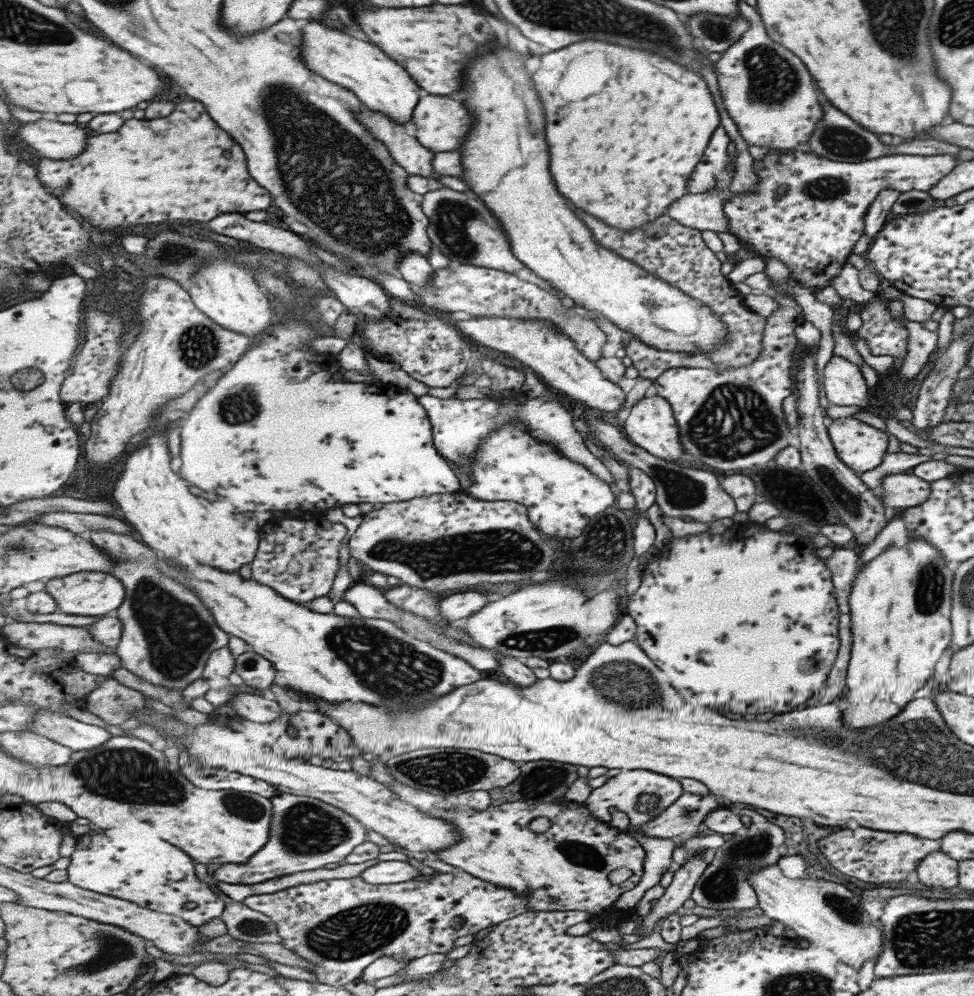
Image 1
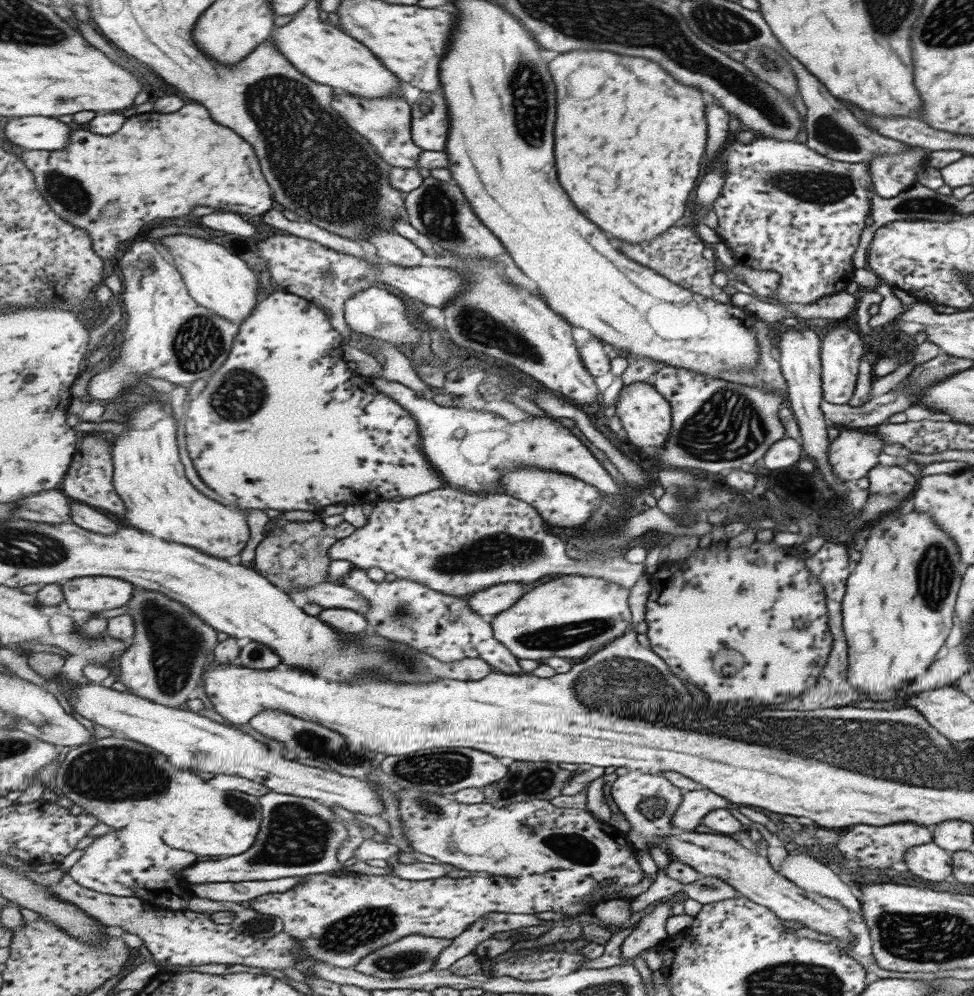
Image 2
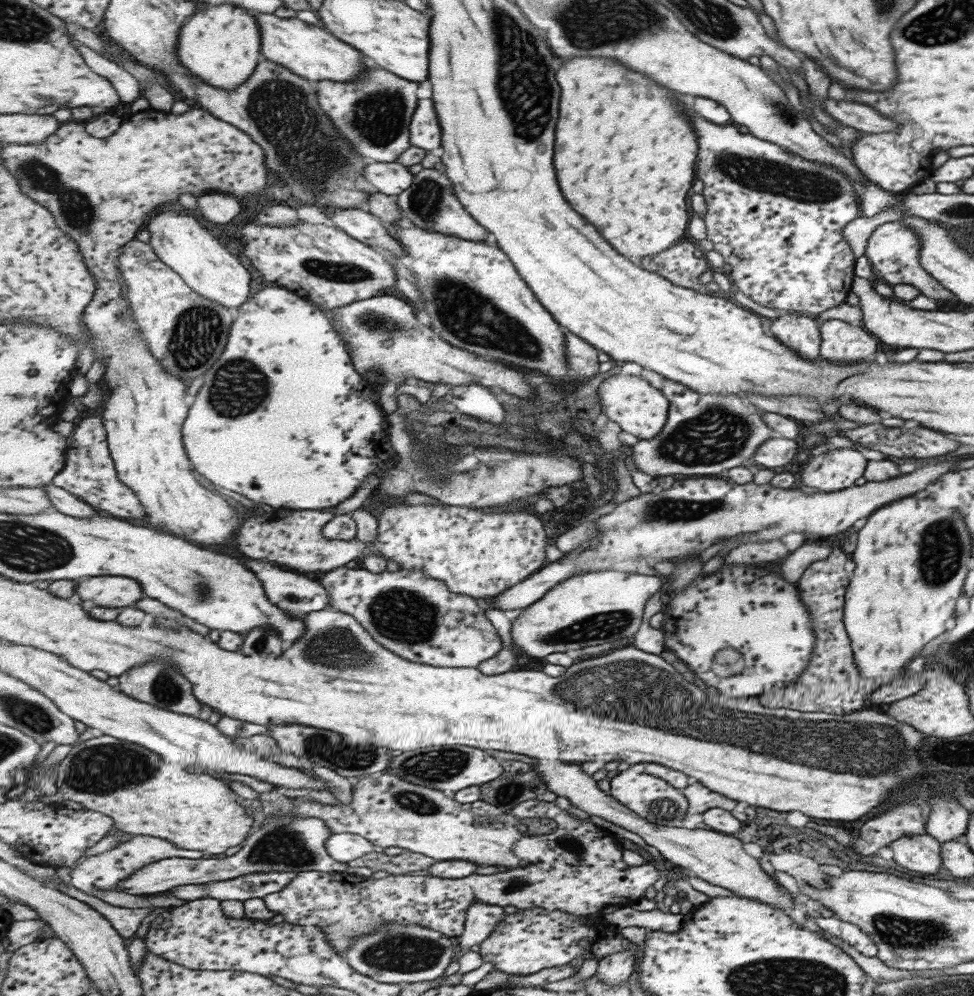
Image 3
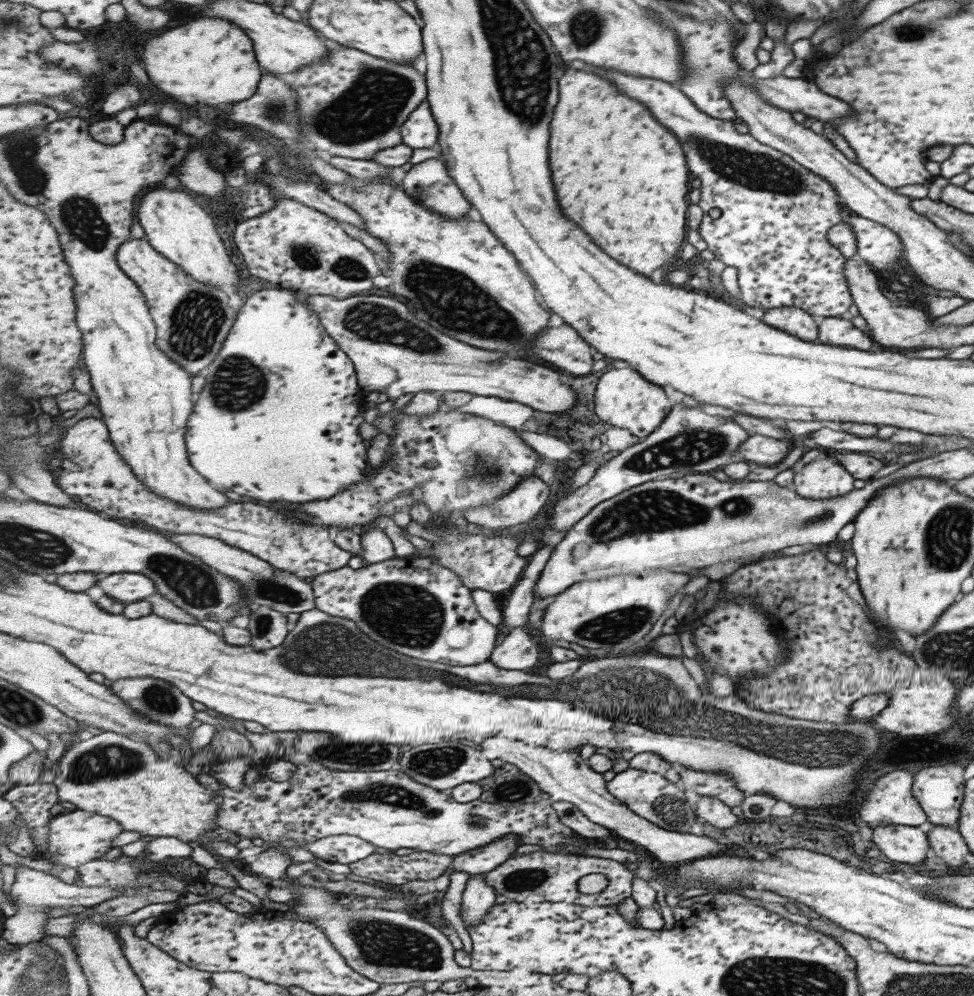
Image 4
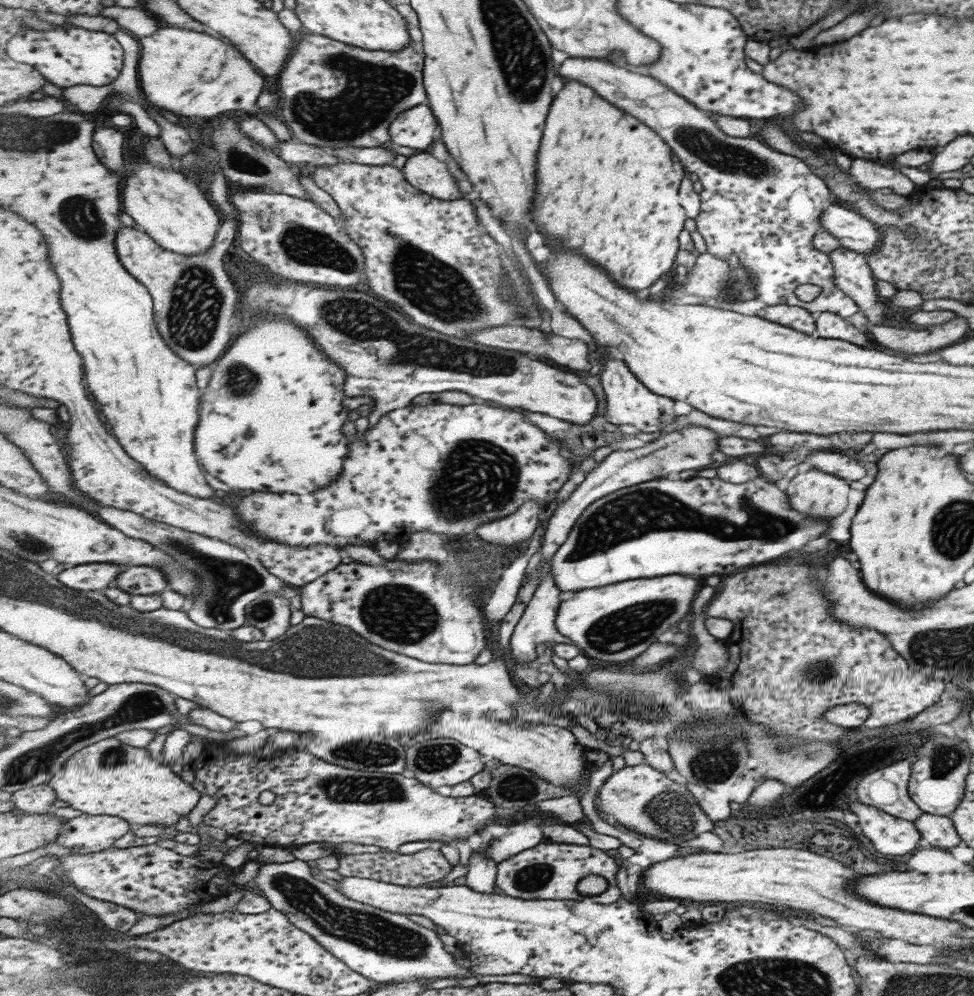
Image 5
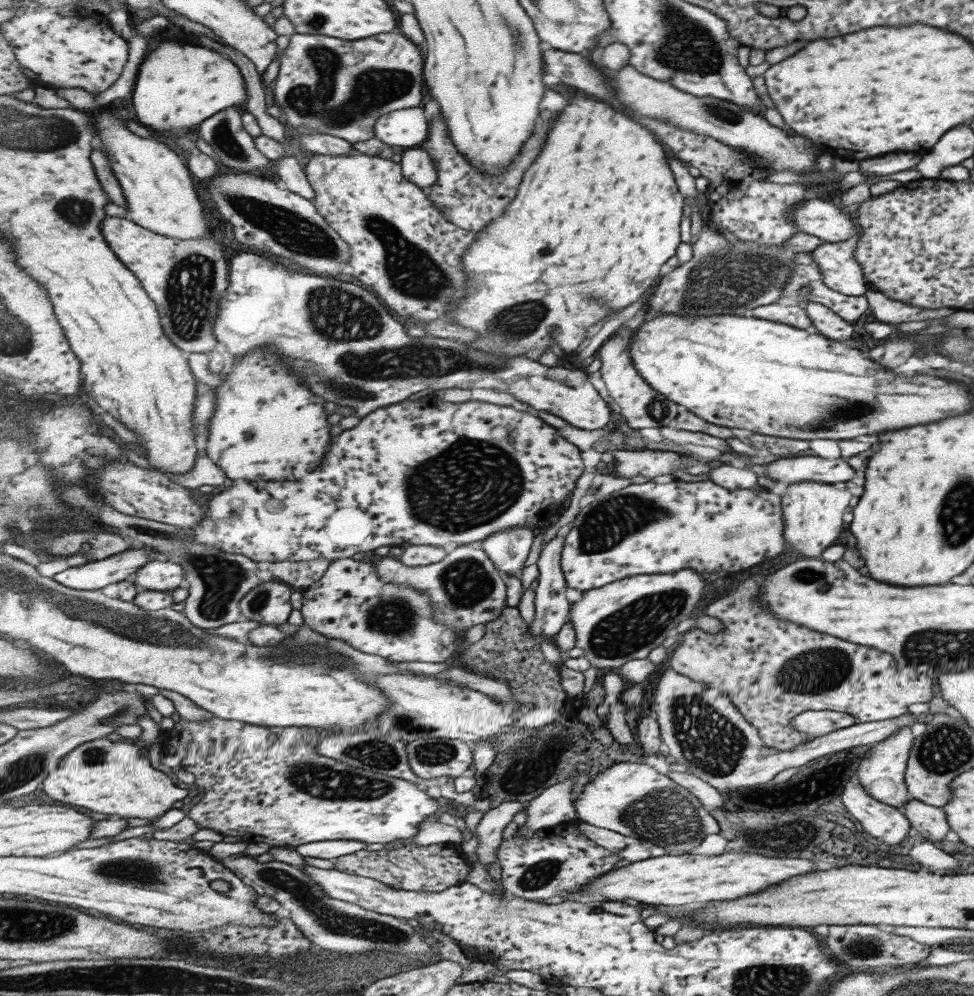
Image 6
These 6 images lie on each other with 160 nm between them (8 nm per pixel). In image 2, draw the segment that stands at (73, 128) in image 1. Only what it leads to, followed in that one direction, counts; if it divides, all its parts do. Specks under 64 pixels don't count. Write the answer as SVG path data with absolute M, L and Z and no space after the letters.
M47 116L15 117L5 124L5 136L27 150L61 150L69 144L71 128Z

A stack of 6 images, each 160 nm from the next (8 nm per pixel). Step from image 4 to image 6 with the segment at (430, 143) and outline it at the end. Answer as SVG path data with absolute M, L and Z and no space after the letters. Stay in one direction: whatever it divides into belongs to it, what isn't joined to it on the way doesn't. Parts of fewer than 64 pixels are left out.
M404 108L381 116L377 122L377 138L391 146L413 149L425 143L431 127L423 108Z

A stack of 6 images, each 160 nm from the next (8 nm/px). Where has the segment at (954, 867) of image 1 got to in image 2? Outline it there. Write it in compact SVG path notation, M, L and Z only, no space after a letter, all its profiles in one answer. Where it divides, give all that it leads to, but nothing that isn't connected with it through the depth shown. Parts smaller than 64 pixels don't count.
M933 841L908 848L904 852L903 861L911 874L931 882L941 882L952 873L950 853Z

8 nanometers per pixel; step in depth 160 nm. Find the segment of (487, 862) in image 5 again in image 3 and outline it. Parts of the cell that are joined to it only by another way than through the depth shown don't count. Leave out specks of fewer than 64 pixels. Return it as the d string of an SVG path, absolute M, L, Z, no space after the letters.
M481 901L470 904L464 933L458 938L460 949L455 949L453 961L471 950L473 946L481 946L482 942L496 930L505 915L503 907L496 904L485 904Z

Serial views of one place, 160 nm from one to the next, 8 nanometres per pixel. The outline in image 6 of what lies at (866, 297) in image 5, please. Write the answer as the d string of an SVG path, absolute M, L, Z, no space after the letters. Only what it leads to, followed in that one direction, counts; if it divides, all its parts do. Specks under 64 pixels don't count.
M853 235L841 242L824 241L811 251L822 283L845 296L861 296L869 289L861 267L853 260L856 242L857 238Z

